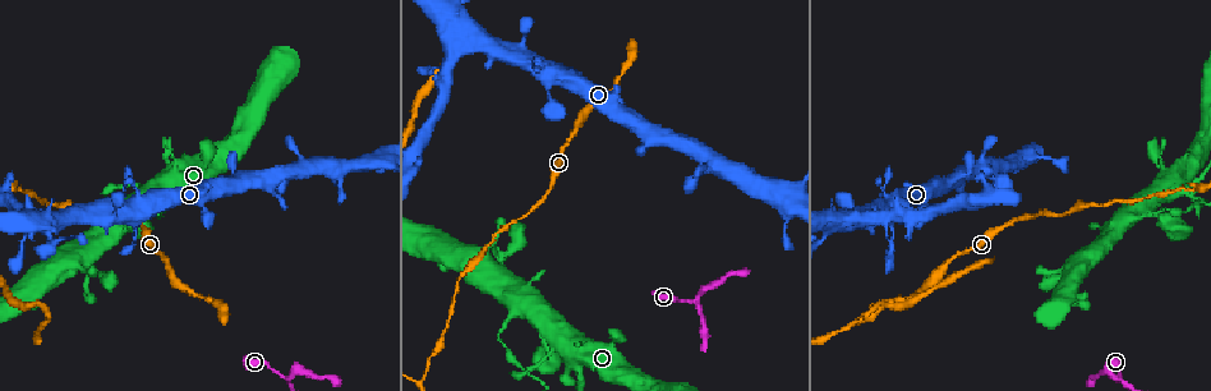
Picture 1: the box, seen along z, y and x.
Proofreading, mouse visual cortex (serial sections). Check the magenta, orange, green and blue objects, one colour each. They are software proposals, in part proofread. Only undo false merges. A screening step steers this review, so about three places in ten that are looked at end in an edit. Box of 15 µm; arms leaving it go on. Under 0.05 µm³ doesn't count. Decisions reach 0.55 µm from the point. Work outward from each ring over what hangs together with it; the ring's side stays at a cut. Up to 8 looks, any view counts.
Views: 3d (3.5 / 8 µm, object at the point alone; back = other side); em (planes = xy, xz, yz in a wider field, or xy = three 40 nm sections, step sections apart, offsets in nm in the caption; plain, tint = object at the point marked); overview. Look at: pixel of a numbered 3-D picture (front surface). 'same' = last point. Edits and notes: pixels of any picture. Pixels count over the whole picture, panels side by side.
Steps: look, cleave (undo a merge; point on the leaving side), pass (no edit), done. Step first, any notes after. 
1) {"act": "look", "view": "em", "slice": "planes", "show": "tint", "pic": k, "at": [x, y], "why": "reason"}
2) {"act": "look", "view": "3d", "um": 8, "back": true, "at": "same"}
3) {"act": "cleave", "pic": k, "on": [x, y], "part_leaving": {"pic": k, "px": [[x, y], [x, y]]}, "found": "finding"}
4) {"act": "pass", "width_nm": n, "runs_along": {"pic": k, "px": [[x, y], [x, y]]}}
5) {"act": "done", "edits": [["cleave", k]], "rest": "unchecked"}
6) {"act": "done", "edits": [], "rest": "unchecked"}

{"act": "look", "view": "3d", "um": 8, "pic": 1, "at": [697, 302]}

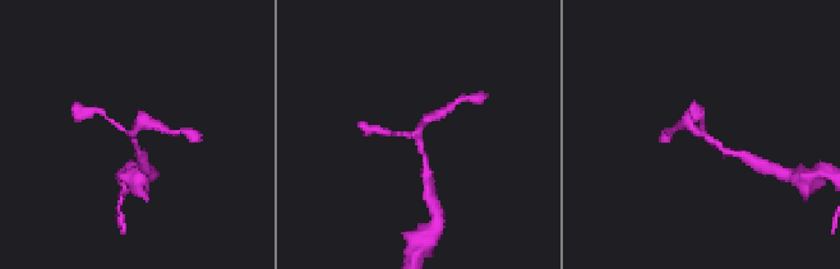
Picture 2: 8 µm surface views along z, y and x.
{"act": "look", "view": "em", "slice": "xy", "step": 1, "show": "tint", "pic": 2, "at": [130, 135], "why": "need the tissue"}

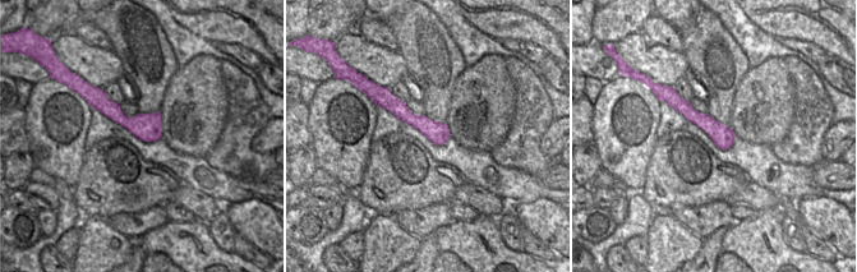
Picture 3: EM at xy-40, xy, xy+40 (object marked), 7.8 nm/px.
{"act": "pass", "width_nm": 170, "runs_along": {"pic": 2, "px": [[384, 131], [415, 133], [439, 112]]}, "found": "all the same cell"}

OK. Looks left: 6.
{"act": "look", "view": "em", "slice": "planes", "show": "tint", "pic": 1, "at": [497, 336], "why": "abrupt turn"}

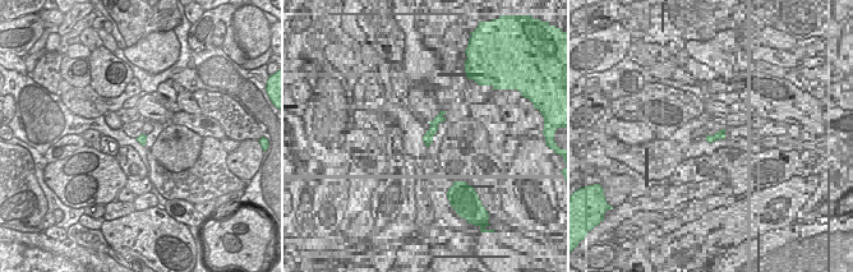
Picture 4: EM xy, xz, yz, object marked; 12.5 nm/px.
{"act": "look", "view": "3d", "um": 3.5, "at": "same", "why": "see where the arms go"}

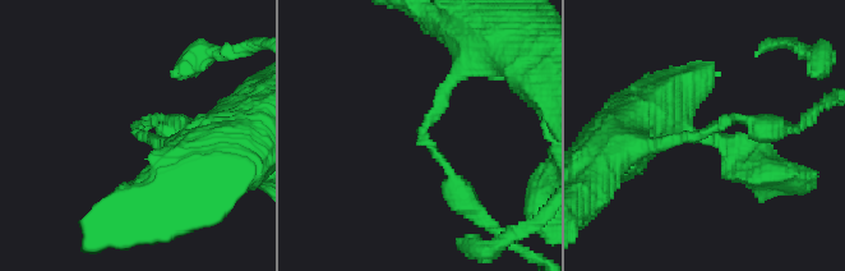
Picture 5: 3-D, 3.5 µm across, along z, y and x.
{"act": "cleave", "pic": 5, "on": [776, 129], "arm_widths_nm": [150, 200], "part_leaving": {"pic": 5, "px": [[737, 116], [798, 129], [821, 105]]}, "found": "a second cell is stuck on"}

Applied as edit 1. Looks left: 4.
{"act": "look", "view": "3d", "um": 3.5, "back": true, "pic": 1, "at": [446, 63], "why": "four arms meet"}

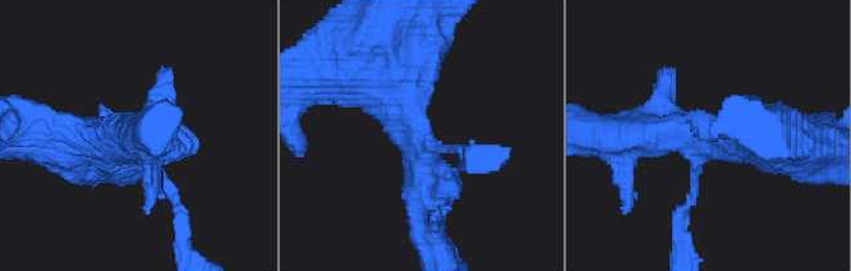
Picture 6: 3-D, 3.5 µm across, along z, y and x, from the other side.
{"act": "look", "view": "em", "slice": "xy", "step": 2, "show": "tint", "pic": 6, "at": [420, 142], "why": "now the EM"}

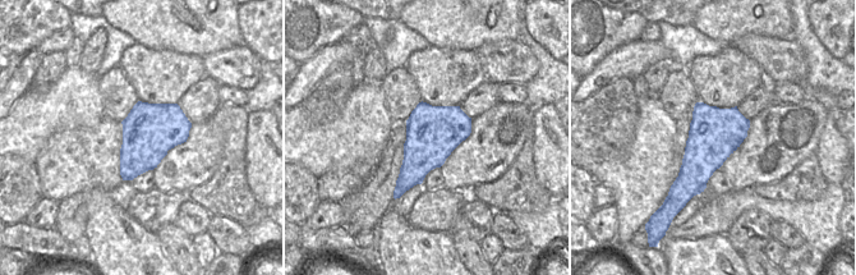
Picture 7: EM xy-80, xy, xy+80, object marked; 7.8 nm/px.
{"act": "pass", "arms": 4, "arm_widths_nm": [150, 300, 450, 600], "runs_along": {"pic": 6, "px": [[382, 70], [406, 90], [426, 228]]}, "found": "one cell here"}

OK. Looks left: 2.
{"act": "look", "view": "3d", "um": 3.5, "back": true, "pic": 1, "at": [1199, 188], "why": "narrows sharply"}

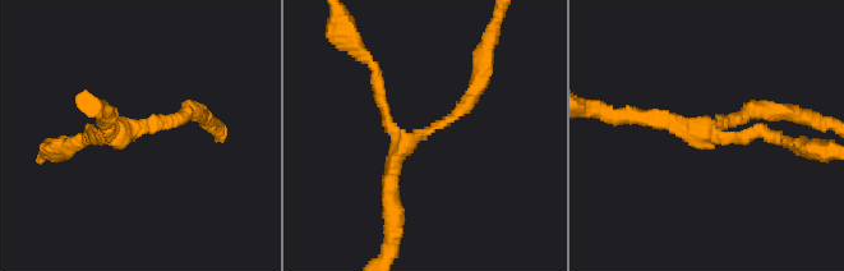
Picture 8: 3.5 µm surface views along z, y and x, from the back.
{"act": "look", "view": "em", "slice": "xy", "step": 1, "show": "tint", "pic": 8, "at": [703, 129], "why": "need the tissue"}

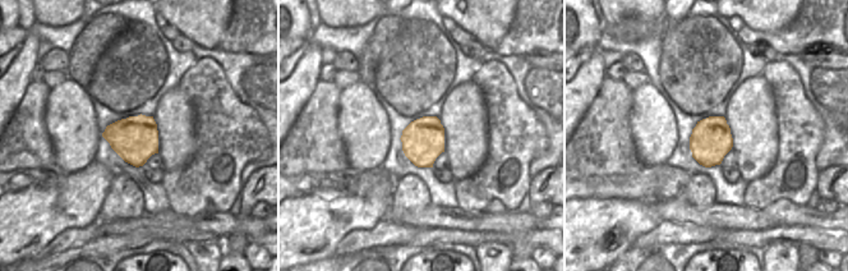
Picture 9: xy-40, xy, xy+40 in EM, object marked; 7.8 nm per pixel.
{"act": "pass", "runs_along": {"pic": 8, "px": [[774, 138], [718, 138], [653, 111]]}, "found": "one cell here"}

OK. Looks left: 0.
{"act": "done", "edits": [["cleave", 5]], "rest": "unchecked"}

